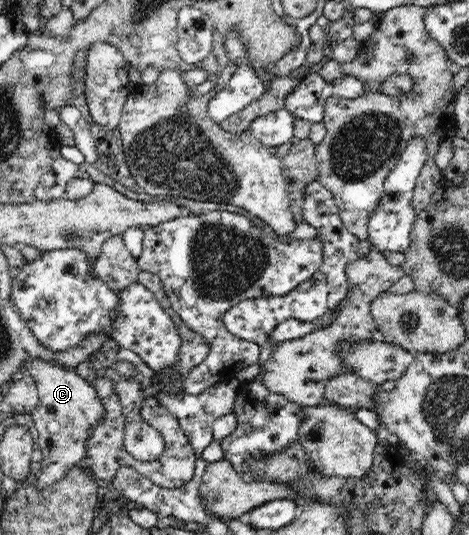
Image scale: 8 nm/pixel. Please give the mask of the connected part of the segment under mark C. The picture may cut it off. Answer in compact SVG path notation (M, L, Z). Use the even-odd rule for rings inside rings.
M33 358L21 365L25 375L33 376L39 390L39 406L29 413L32 427L38 431L38 443L44 455L43 468L36 478L37 489L53 485L74 466L81 465L86 459L88 437L94 425L105 415L99 396L88 381L77 375L74 369L67 370L54 361Z

